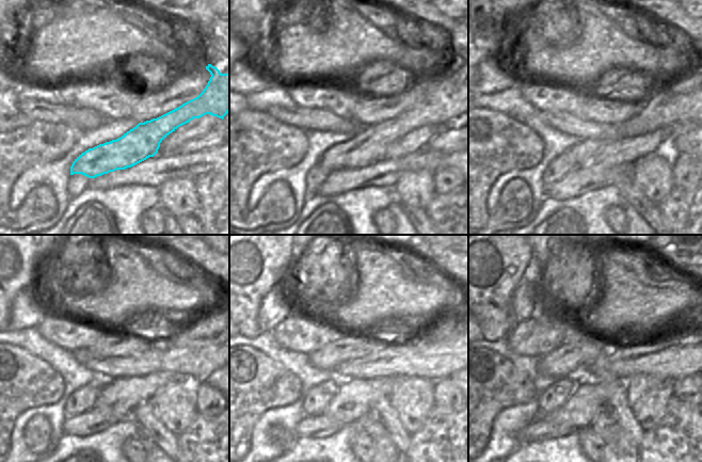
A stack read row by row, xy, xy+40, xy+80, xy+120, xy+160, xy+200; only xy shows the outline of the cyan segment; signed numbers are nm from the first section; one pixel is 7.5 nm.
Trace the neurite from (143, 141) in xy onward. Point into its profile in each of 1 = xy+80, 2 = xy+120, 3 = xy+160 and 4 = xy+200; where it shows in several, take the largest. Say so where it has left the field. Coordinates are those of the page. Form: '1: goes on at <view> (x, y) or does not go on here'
1: goes on at xy+80 (684, 97)
2: goes on at xy+120 (205, 329)
3: goes on at xy+160 (445, 329)
4: goes on at xy+200 (674, 340)

